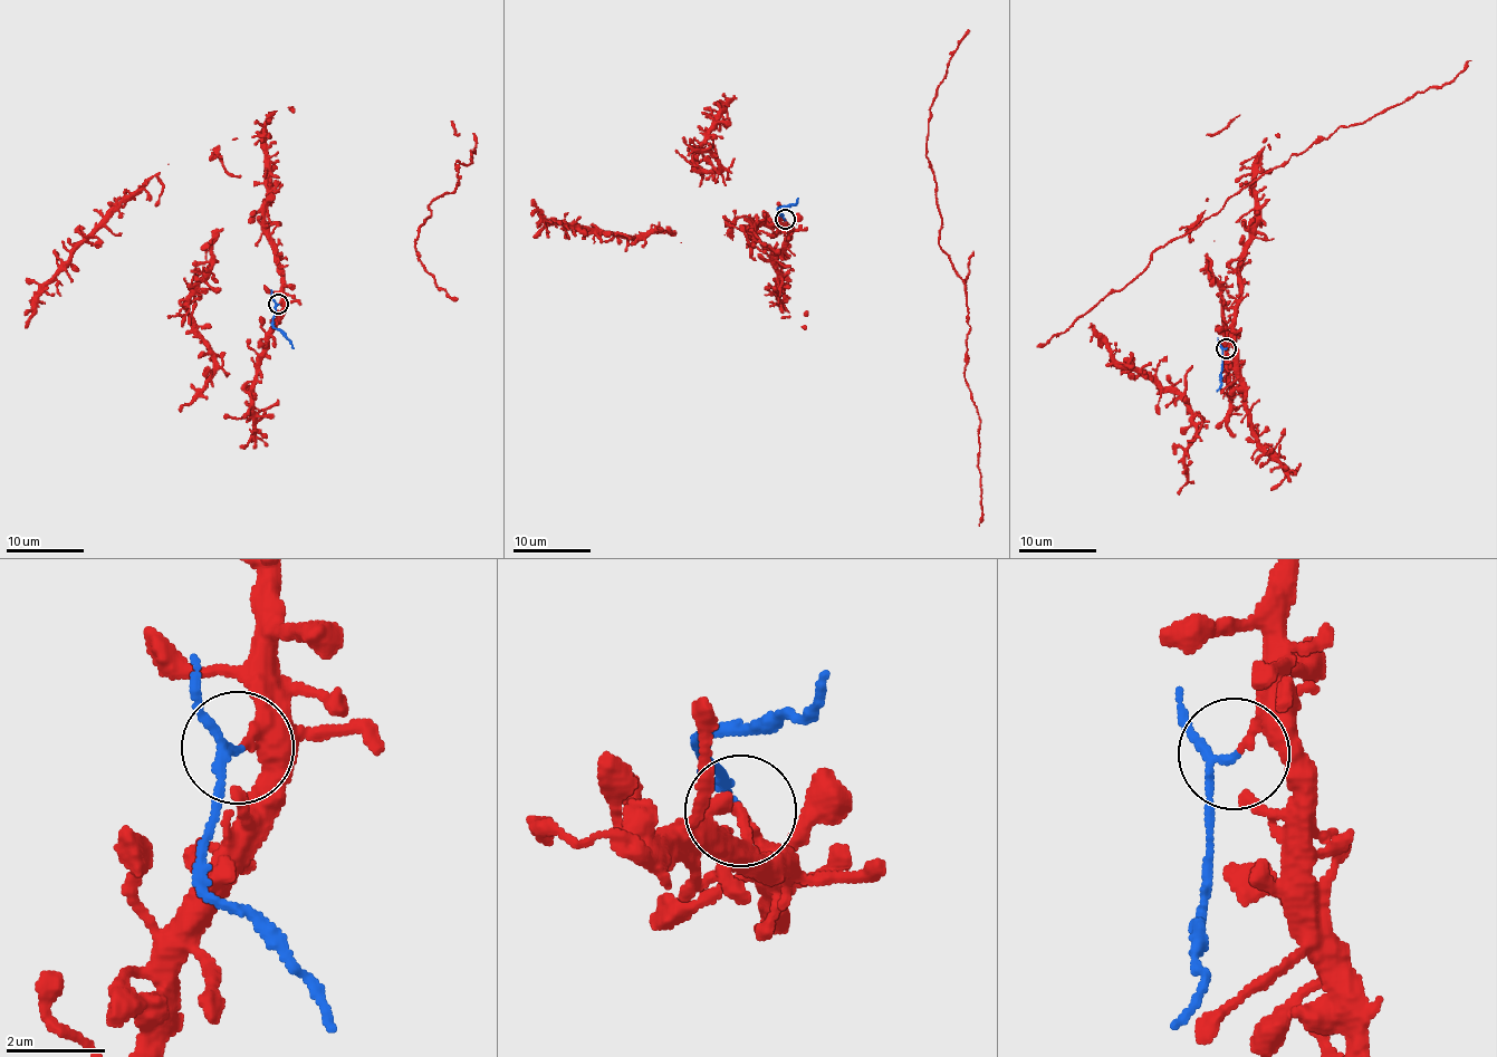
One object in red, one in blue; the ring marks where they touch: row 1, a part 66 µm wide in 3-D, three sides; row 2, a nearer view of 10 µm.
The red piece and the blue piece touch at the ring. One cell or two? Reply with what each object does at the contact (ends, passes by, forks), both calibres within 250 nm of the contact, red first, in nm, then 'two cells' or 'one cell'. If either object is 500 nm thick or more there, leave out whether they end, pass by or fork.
red ends | blue passes by | 220/120 nm | two cells

